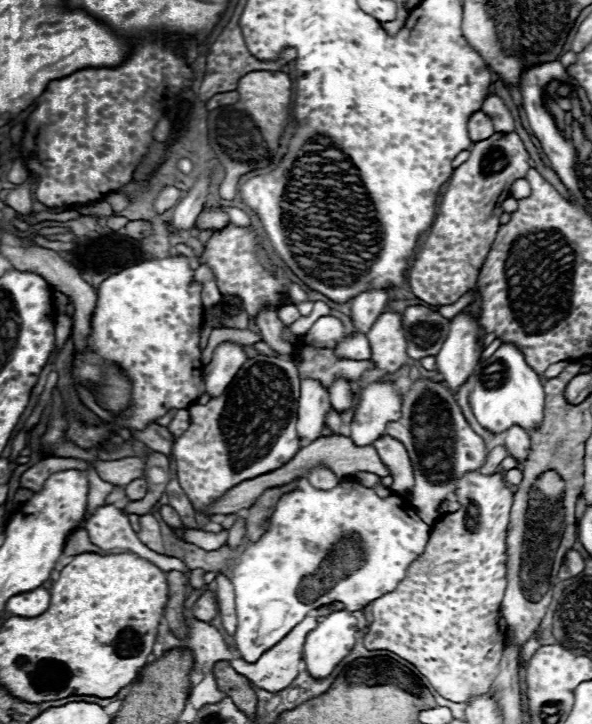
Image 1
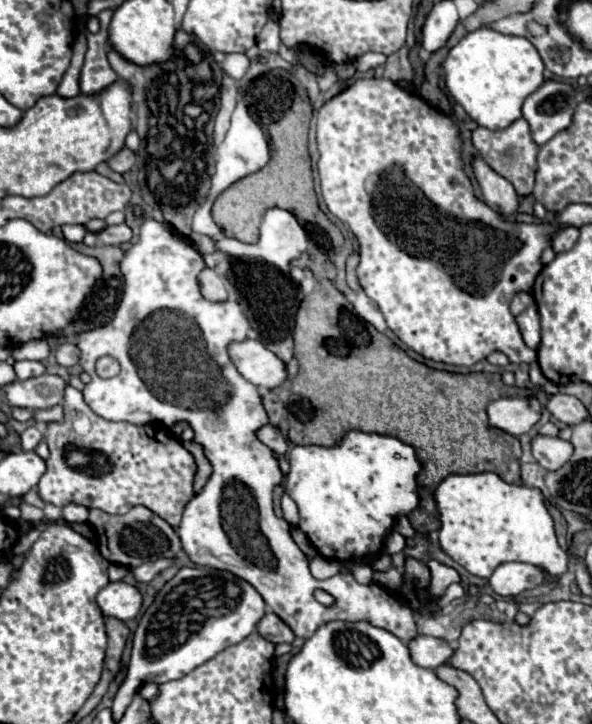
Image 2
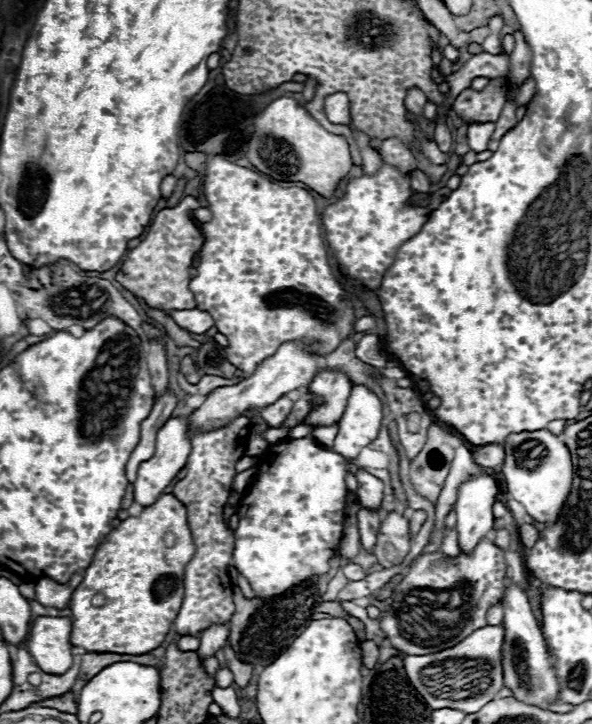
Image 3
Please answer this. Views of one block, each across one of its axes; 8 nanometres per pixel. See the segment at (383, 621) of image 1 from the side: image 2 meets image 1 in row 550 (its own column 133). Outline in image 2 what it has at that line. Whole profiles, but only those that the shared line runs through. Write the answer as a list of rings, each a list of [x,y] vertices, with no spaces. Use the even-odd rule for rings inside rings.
[[[68,386],[62,400],[64,420],[46,424],[46,444],[50,448],[50,456],[46,460],[46,472],[38,482],[40,500],[66,506],[70,502],[82,504],[86,508],[100,508],[108,514],[126,514],[132,506],[146,506],[164,518],[172,528],[178,528],[182,512],[190,498],[194,496],[194,476],[196,476],[196,460],[182,446],[182,442],[160,422],[148,422],[142,426],[130,422],[110,422],[94,414],[82,398],[82,392]]]

